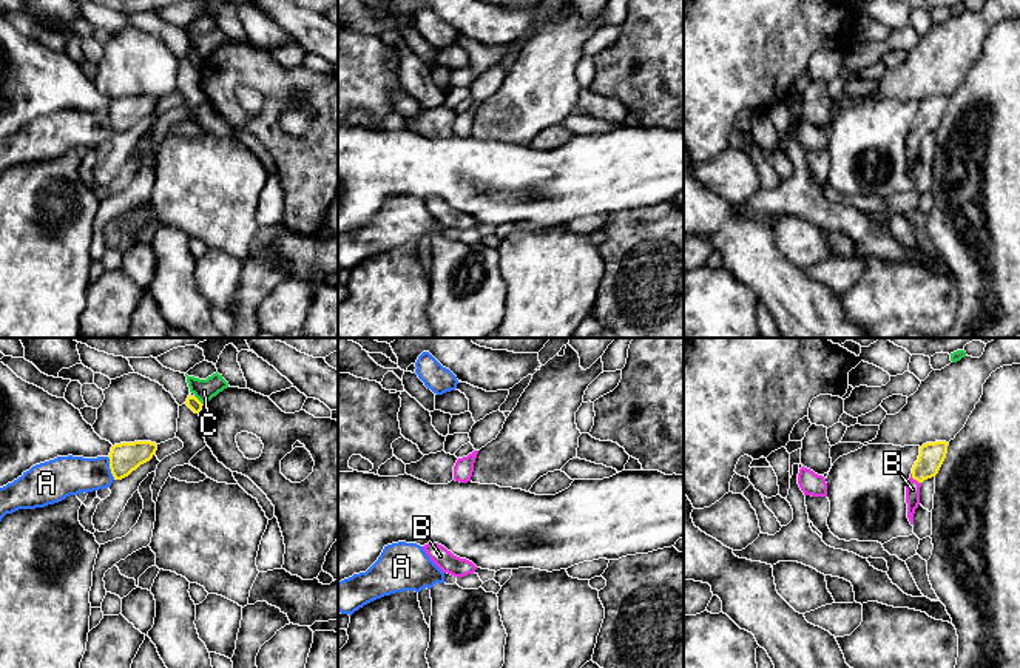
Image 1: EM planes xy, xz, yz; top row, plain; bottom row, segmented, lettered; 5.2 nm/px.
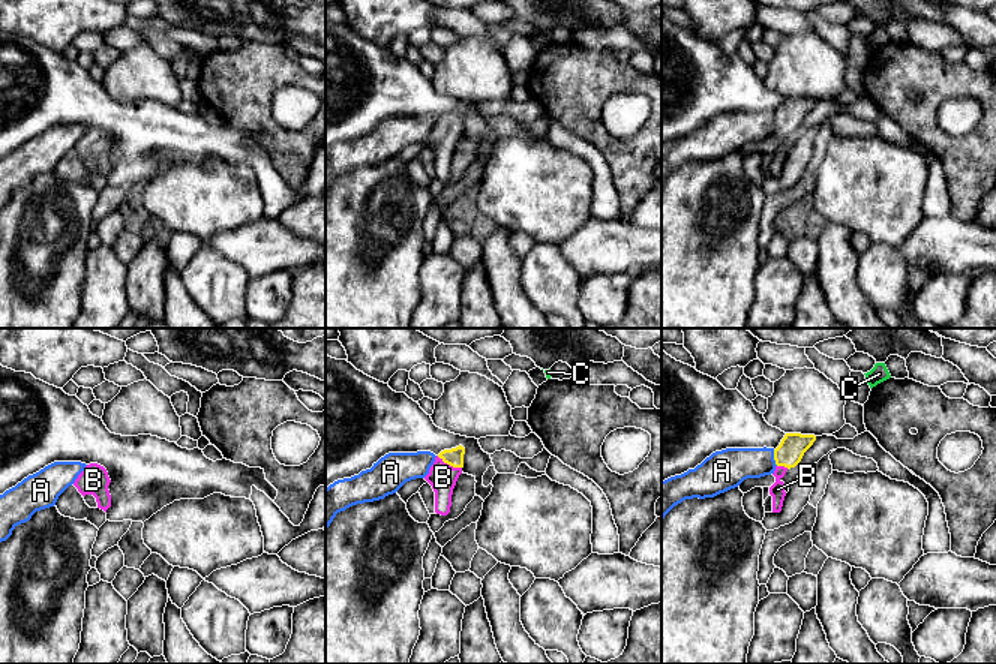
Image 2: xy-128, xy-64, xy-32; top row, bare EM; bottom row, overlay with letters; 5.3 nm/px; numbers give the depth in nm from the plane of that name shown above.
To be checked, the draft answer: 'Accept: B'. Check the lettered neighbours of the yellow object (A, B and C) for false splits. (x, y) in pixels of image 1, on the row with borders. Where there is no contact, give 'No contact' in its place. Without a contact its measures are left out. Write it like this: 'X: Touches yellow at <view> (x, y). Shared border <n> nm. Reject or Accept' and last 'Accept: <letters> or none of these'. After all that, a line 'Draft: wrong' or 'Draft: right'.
A: Touches yellow at xy (110, 468). Shared border 120 nm. Reject
B: Touches yellow at yz (915, 479). Shared border 80 nm. Accept
C: Touches yellow at xy (198, 400). Shared border 70 nm. Reject
Accept: B
Draft: right

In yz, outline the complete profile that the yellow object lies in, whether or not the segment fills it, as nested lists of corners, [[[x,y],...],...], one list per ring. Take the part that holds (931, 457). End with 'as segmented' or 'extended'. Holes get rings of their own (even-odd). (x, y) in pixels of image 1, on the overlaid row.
[[[935,441],[926,443],[920,447],[918,460],[912,467],[912,474],[906,486],[907,518],[910,525],[914,525],[914,514],[920,504],[921,483],[938,474],[946,458],[947,446],[949,443],[946,441]]] | extended

